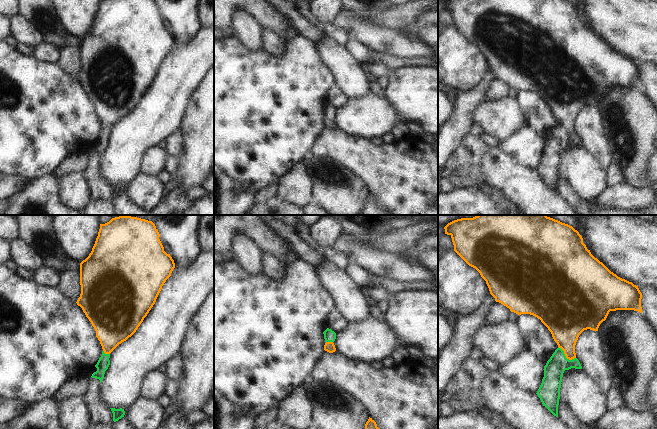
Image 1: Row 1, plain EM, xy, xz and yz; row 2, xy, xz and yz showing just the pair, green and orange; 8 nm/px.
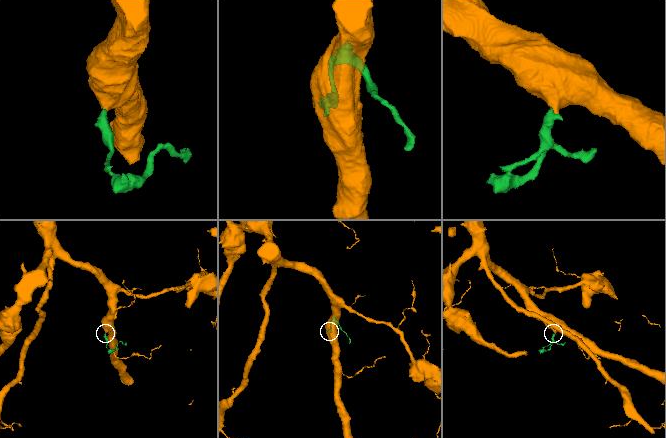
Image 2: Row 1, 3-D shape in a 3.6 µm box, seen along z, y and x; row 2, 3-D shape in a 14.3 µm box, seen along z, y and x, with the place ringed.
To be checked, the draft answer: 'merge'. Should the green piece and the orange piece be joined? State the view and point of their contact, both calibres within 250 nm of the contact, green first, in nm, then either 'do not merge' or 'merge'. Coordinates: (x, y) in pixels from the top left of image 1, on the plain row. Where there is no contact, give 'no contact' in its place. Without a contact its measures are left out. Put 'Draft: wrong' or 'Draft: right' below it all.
meets green in yz at (565, 132); 160 nm thick on the green side, 260 nm on the other; merge
Draft: right

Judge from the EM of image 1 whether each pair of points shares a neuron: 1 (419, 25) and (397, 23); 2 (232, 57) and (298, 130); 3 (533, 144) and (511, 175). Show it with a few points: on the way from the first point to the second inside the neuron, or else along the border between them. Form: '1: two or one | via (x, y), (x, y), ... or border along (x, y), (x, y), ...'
1: two | border along (426, 10), (401, 28)
2: one | via (243, 75), (280, 112)
3: two | border along (501, 148), (506, 150), (521, 165), (535, 170)

